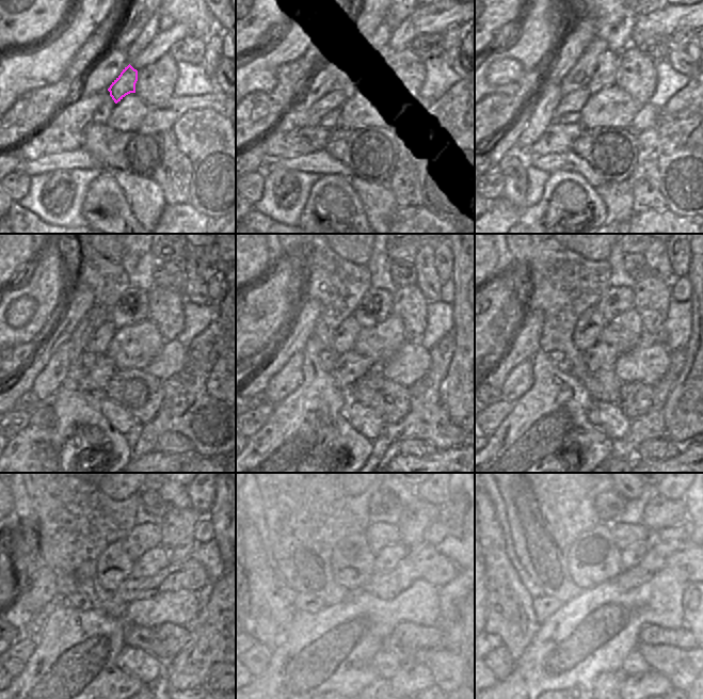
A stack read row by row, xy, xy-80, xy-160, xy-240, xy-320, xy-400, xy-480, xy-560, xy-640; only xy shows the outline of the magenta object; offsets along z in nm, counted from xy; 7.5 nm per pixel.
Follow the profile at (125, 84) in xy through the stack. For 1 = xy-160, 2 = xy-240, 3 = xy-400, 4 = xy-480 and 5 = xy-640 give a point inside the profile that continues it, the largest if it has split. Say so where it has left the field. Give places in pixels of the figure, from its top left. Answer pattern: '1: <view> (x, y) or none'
1: xy-160 (608, 62)
2: xy-240 (132, 307)
3: xy-400 (618, 300)
4: xy-480 (143, 537)
5: xy-640 (624, 535)

